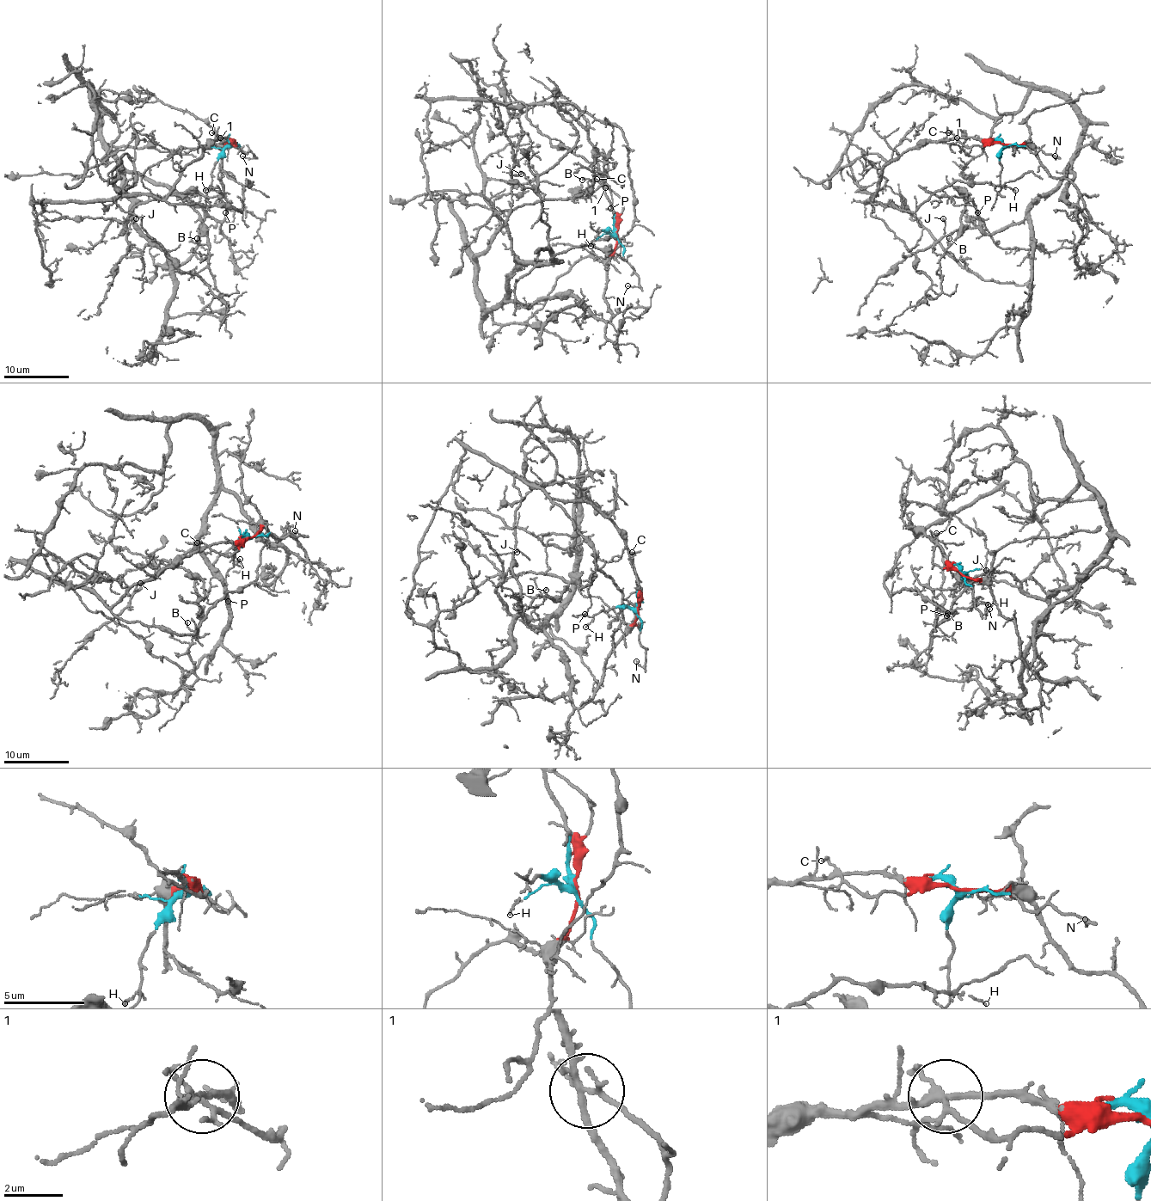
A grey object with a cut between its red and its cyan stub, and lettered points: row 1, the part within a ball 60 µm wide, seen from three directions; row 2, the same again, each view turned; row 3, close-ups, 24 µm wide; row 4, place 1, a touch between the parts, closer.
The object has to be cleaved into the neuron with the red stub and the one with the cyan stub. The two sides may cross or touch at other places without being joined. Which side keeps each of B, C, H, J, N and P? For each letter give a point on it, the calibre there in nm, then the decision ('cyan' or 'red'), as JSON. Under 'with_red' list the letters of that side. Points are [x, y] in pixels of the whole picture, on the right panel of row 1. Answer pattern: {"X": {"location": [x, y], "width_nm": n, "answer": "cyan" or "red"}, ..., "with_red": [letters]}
{"B": {"location": [949, 238], "width_nm": 110, "answer": "red"}, "C": {"location": [948, 132], "width_nm": 160, "answer": "red"}, "H": {"location": [1015, 190], "width_nm": 120, "answer": "cyan"}, "J": {"location": [943, 218], "width_nm": 130, "answer": "red"}, "N": {"location": [1055, 156], "width_nm": 90, "answer": "cyan"}, "P": {"location": [977, 212], "width_nm": 100, "answer": "red"}, "with_red": ["B", "C", "J", "P"]}

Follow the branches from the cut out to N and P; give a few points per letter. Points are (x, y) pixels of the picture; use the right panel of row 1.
N: (1005, 143), (1026, 147), (1032, 153), (1043, 150), (1047, 155), (1056, 156)
P: (1005, 143), (1065, 178), (1090, 220), (1065, 197), (1072, 173), (987, 233), (967, 193), (952, 197), (977, 211)

